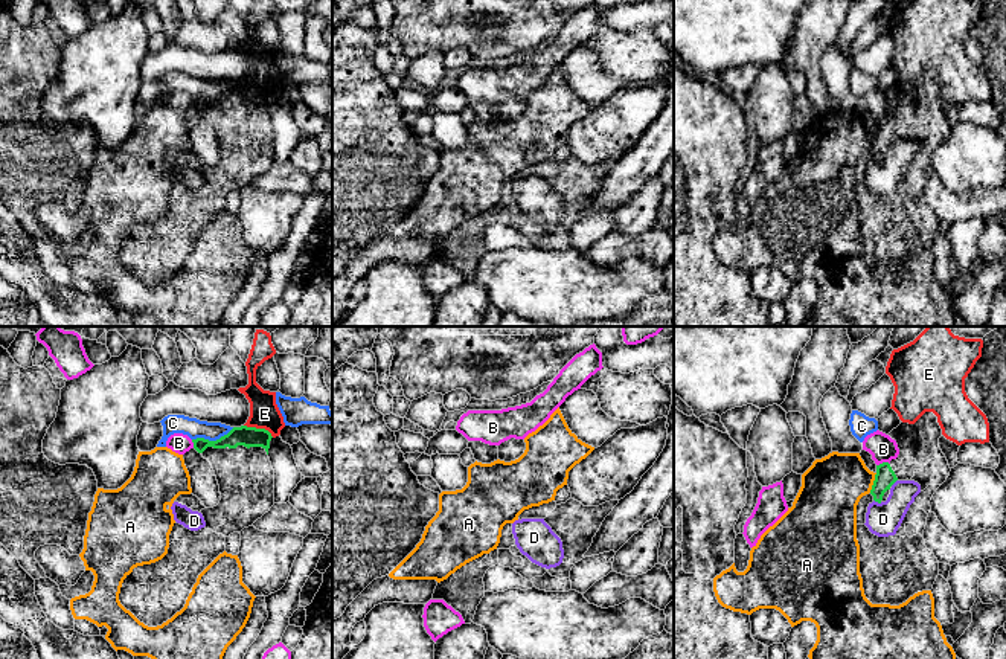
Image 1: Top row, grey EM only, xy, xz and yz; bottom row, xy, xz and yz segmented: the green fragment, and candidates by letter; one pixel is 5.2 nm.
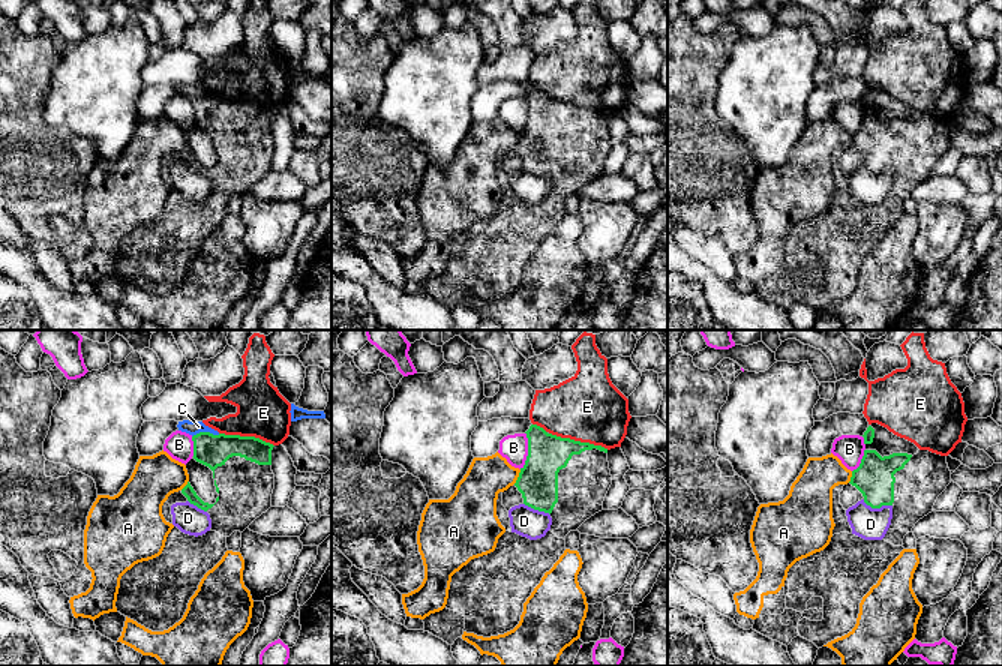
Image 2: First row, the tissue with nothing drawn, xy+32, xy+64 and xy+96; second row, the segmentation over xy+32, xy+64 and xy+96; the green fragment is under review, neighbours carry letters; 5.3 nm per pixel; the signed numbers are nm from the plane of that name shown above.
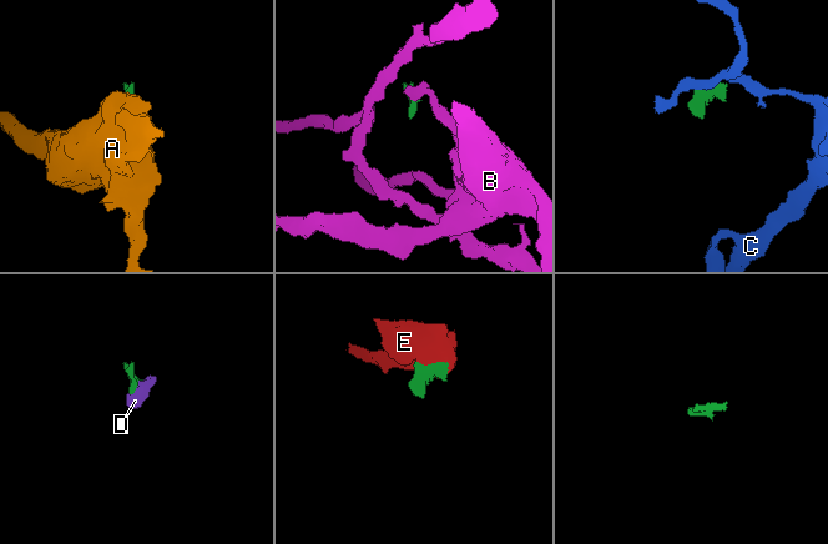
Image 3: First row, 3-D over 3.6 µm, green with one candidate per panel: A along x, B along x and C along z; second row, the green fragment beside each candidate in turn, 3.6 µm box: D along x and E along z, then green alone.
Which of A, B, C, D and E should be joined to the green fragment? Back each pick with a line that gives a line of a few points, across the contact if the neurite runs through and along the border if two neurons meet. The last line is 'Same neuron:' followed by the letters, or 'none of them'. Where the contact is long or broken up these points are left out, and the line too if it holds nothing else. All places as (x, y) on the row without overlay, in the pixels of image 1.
Same neuron: none of them

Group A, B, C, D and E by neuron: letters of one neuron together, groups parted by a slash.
A / B / C / D E

